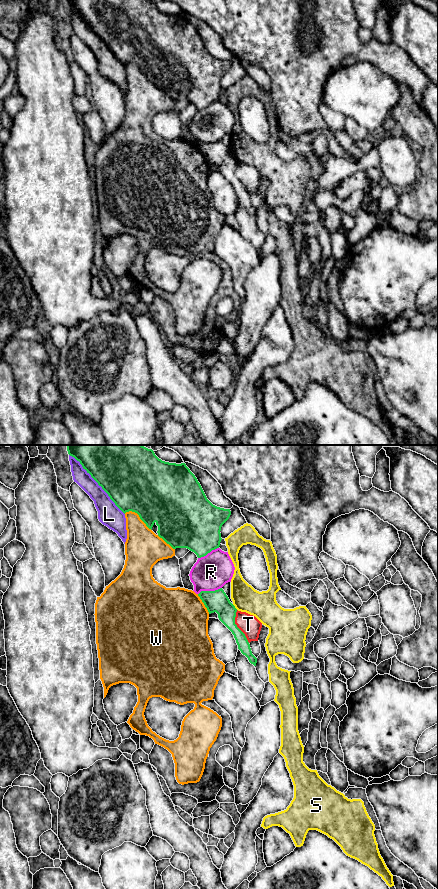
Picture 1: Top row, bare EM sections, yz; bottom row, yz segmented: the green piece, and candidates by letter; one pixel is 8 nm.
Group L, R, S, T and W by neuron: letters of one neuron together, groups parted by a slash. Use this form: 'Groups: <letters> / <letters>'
Groups: L T / R / S / W

